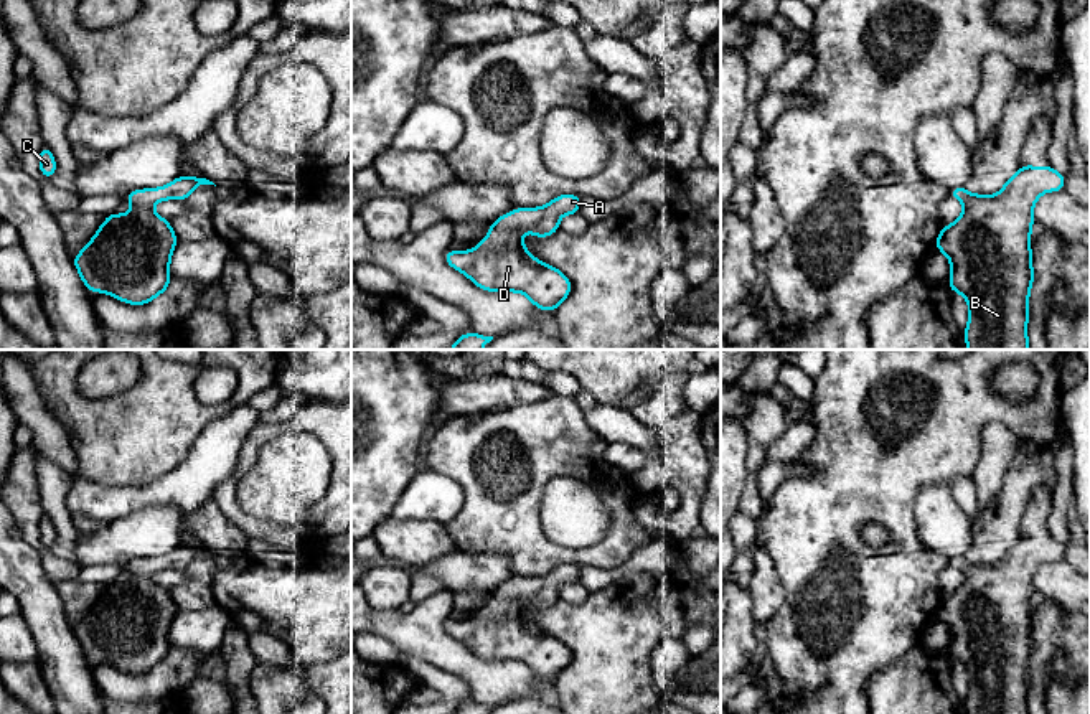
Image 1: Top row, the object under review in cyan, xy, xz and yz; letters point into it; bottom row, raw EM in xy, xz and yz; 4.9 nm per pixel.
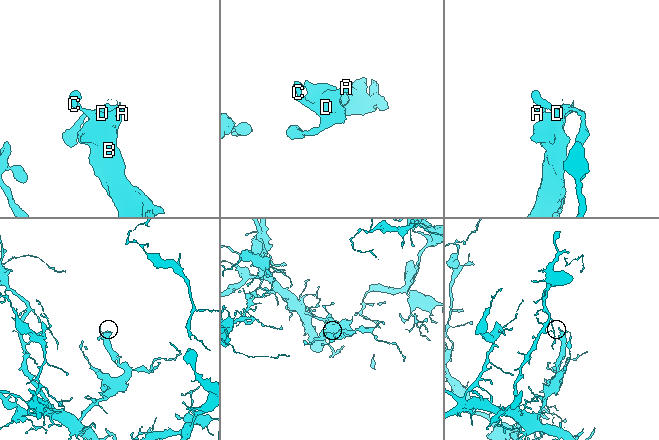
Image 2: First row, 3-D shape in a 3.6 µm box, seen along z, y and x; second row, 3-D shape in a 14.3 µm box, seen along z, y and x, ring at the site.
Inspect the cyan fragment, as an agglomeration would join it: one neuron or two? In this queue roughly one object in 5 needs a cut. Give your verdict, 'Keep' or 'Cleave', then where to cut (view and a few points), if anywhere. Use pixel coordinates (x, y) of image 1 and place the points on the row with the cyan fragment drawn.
Keep. No split

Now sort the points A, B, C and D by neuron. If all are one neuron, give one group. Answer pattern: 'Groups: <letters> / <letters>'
Groups: A B C D

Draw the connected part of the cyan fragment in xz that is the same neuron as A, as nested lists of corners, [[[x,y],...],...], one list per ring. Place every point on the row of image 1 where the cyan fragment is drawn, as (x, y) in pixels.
[[[559,195],[543,208],[518,208],[491,223],[486,237],[475,247],[463,252],[445,249],[445,262],[465,274],[478,289],[490,292],[524,294],[536,308],[551,312],[567,298],[572,290],[571,280],[556,267],[534,259],[523,246],[523,233],[531,231],[536,237],[547,237],[559,231],[562,214],[579,214],[579,195]]]

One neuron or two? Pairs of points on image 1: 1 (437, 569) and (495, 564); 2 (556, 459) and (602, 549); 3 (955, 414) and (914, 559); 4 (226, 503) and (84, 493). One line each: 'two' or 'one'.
1: one
2: one
3: one
4: two

